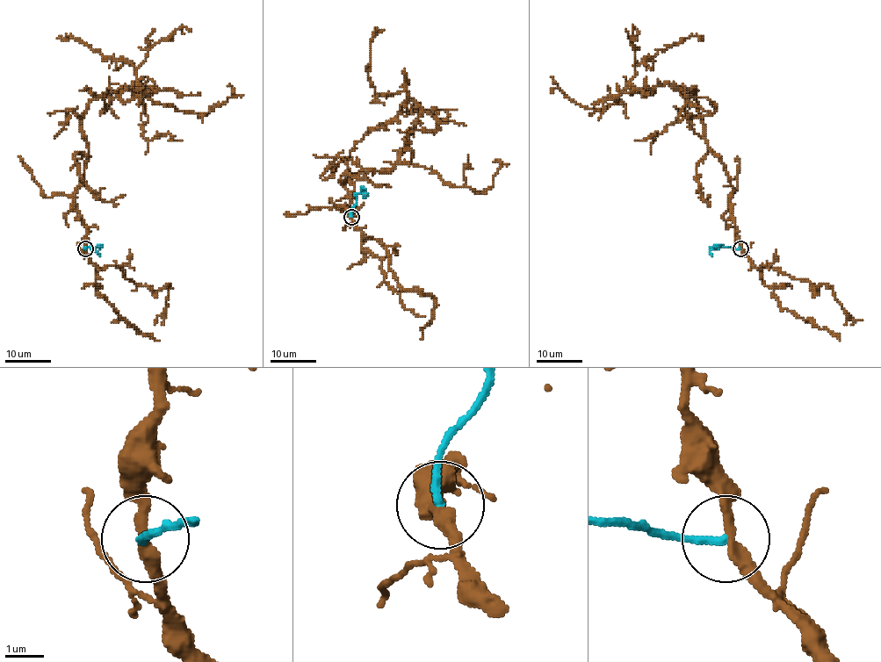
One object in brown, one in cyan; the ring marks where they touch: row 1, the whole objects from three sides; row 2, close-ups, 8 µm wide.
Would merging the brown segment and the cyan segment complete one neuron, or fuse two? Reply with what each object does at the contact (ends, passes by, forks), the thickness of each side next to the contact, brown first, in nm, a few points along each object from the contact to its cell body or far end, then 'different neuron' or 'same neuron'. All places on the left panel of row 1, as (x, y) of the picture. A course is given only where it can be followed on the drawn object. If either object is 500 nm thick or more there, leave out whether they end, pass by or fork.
brown passes by | cyan ends | 300/200 nm | brown via (85, 248), (74, 193), (88, 152), (85, 106), (138, 84), (156, 89), (142, 92), (129, 61), (57, 37) | cyan via (85, 248), (95, 248), (100, 255) | different neuron

